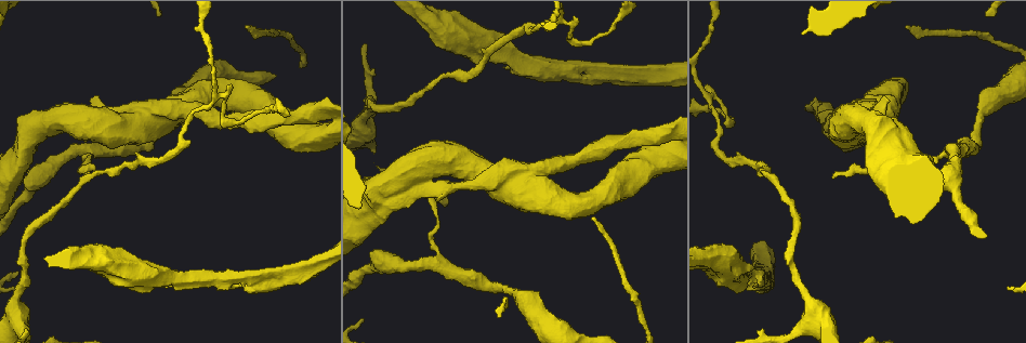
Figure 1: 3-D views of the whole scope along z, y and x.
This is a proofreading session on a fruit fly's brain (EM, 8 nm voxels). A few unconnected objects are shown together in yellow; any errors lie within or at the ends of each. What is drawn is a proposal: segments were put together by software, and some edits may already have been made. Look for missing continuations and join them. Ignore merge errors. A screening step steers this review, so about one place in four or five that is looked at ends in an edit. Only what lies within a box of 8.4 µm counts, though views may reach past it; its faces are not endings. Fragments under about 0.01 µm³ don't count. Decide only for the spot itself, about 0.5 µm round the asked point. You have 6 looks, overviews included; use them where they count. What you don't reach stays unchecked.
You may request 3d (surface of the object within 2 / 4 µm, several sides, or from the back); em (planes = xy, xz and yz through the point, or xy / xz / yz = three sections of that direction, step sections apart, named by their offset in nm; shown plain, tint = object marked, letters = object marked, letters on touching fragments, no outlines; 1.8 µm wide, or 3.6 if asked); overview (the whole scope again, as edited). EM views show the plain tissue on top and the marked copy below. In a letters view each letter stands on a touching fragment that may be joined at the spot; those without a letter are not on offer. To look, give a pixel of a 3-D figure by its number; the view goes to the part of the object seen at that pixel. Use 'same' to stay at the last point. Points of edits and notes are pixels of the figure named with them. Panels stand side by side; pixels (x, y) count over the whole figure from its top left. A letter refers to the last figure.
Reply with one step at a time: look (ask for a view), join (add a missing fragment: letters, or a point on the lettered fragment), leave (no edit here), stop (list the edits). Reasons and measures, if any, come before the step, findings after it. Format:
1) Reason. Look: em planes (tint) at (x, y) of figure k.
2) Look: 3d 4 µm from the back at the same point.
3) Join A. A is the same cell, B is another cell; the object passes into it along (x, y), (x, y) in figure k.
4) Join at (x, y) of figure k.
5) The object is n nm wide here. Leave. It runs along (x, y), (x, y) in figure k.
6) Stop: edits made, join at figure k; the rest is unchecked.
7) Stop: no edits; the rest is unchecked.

Thin end. Look: 3d 2 µm at (592, 217) of figure 1.

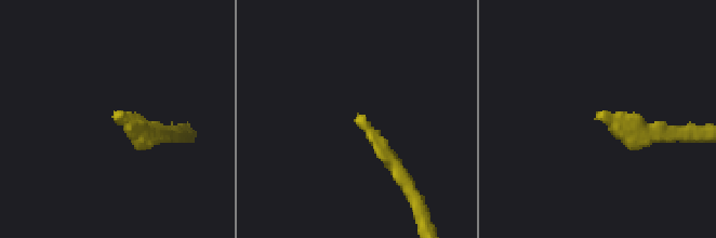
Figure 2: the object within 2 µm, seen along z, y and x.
Shape alone is not enough. Look: em planes (letters) at (118, 115) of figure 2.

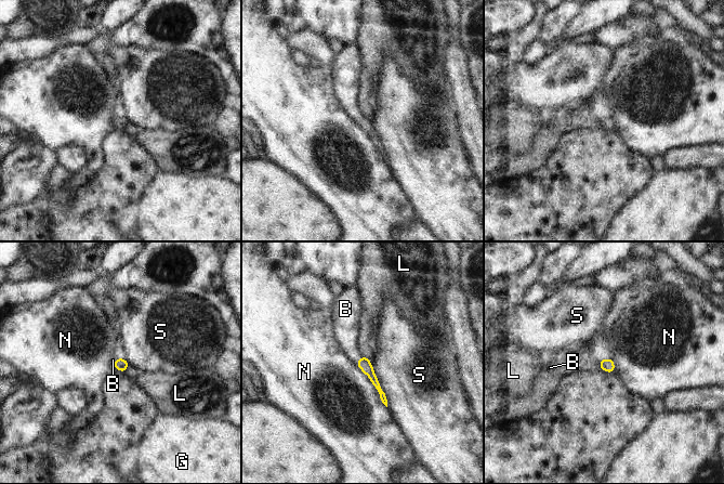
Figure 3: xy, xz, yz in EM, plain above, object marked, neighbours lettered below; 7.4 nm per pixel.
The object is 100 nm wide here; the longest contact is with S, 340 nm. Join B. B is the same cell, G, L, N and S are other cells; the neuron continues.

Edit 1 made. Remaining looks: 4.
Stops while still wide. Look: em 3.6 µm xy step 16 (letters) at (884, 97) of figure 1.

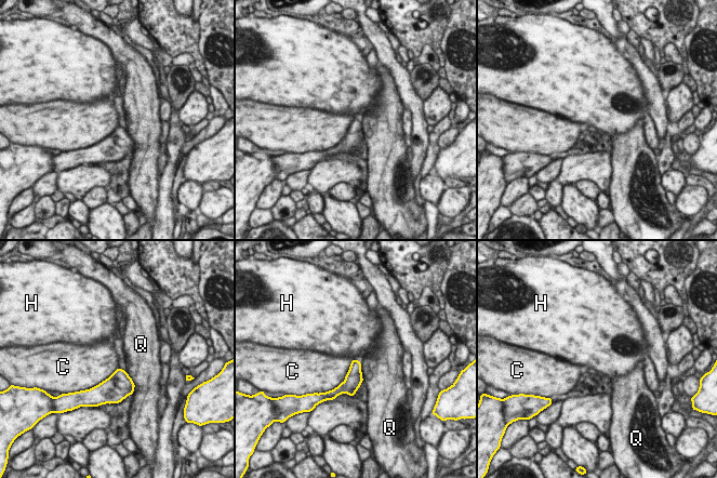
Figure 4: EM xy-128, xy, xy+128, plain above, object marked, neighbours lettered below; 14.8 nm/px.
Leave. C, H and Q are other cells; a border runs along (353, 358), (359, 361) in figure 4; no lettered fragment goes on from it.

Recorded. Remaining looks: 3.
End of a long branch. Look: em planes (letters) at (834, 177) of figure 1.

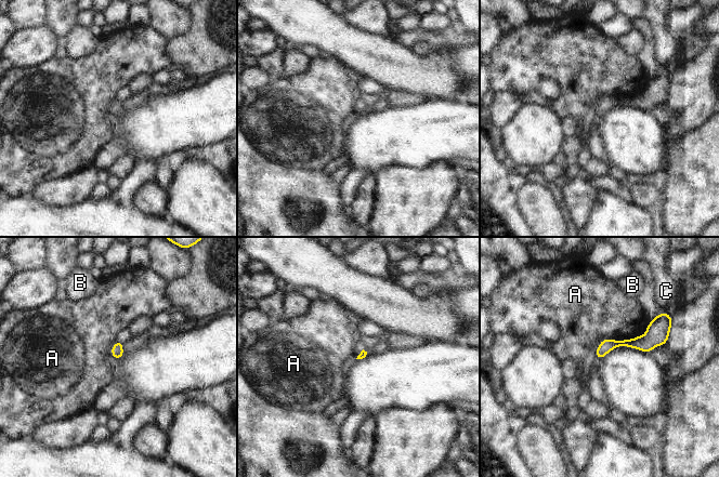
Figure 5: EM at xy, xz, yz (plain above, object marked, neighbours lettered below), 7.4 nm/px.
Leave. A, B and C are other cells; a border runs along (651, 320), (645, 329) in figure 5; no lettered fragment goes on from it.

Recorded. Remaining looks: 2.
Stop: edits made, join at figure 3; the rest is unchecked.

